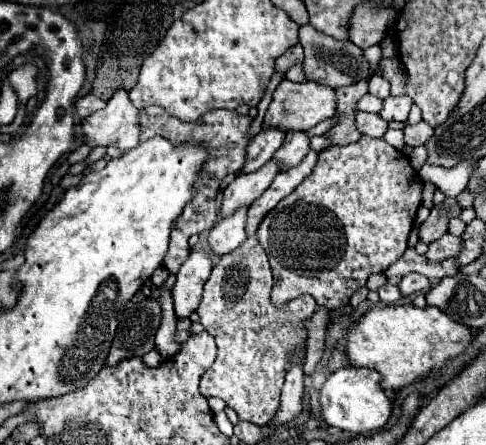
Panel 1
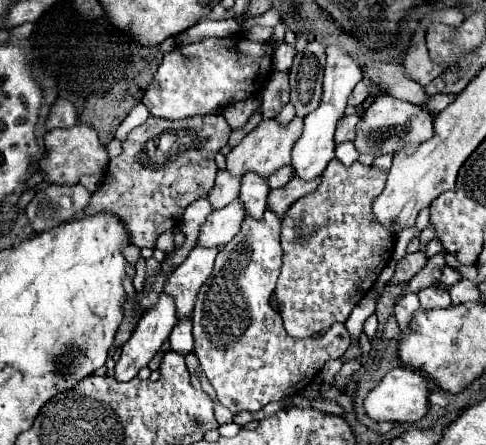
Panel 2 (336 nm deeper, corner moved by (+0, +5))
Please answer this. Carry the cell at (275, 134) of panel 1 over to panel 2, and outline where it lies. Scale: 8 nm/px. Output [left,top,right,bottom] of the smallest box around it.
[207,170,241,210]

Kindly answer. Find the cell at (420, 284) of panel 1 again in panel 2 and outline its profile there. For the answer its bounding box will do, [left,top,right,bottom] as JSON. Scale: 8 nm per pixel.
[393,292,421,330]

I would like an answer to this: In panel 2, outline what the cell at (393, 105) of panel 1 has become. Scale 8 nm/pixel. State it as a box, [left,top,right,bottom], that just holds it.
[355,94,433,156]

